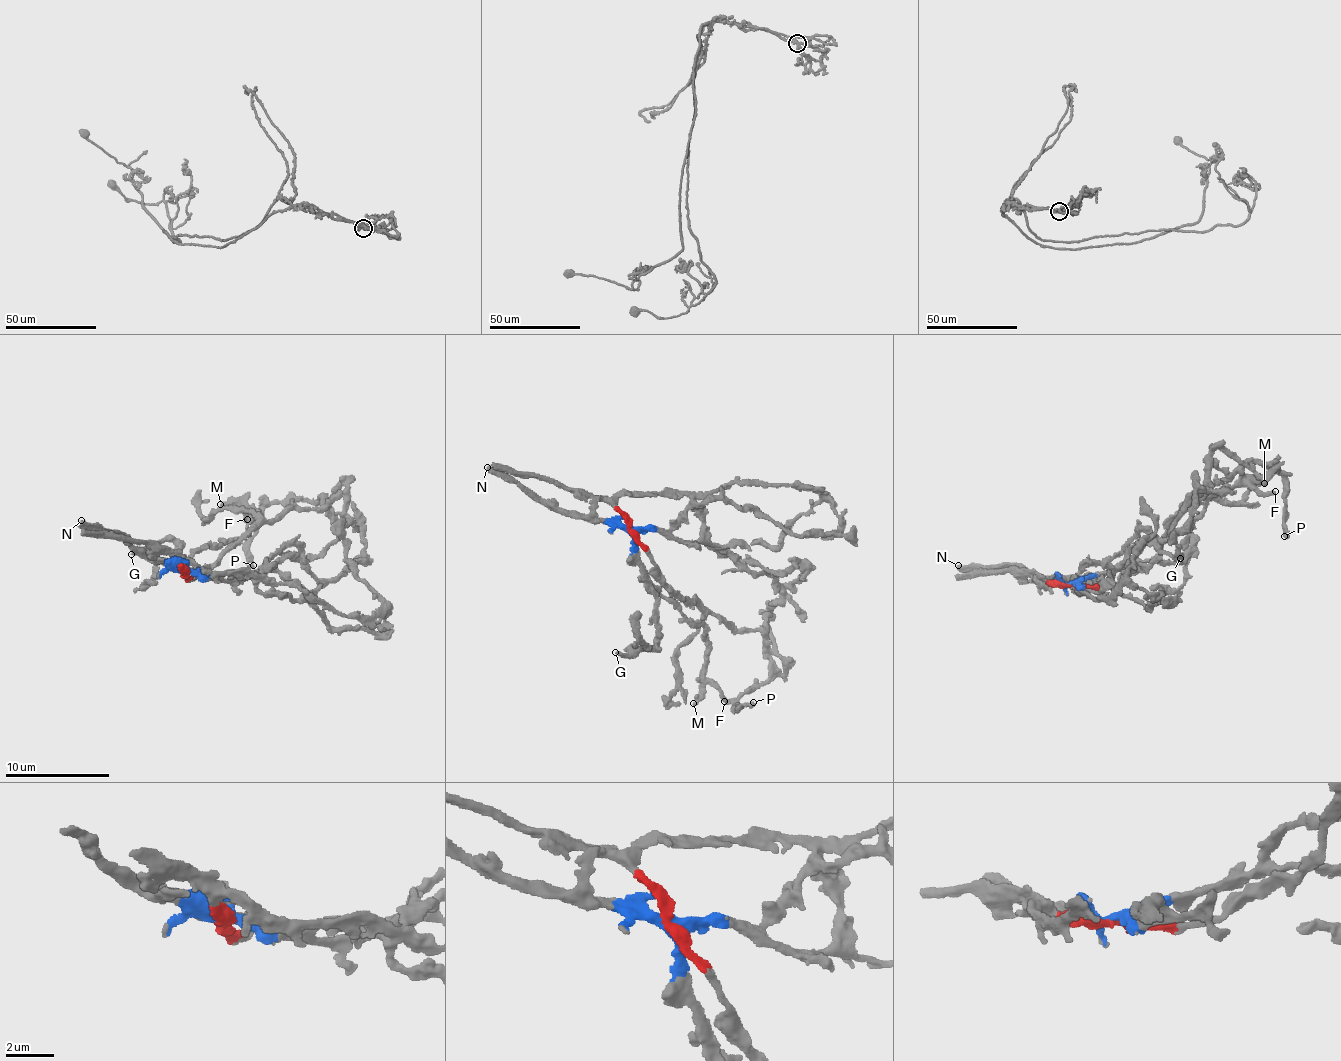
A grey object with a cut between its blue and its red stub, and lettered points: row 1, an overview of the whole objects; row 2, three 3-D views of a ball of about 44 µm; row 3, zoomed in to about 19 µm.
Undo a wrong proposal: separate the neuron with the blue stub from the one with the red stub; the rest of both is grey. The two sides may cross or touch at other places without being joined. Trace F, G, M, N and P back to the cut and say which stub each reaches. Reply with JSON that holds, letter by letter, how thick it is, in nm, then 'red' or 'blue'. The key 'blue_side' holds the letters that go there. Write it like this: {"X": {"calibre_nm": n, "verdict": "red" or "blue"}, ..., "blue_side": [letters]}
{"F": {"calibre_nm": 280, "verdict": "blue"}, "G": {"calibre_nm": 260, "verdict": "blue"}, "M": {"calibre_nm": 360, "verdict": "blue"}, "N": {"calibre_nm": 400, "verdict": "blue"}, "P": {"calibre_nm": 360, "verdict": "red"}, "blue_side": ["F", "G", "M", "N"]}

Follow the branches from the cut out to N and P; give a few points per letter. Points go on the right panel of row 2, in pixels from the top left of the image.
N: (1072, 583), (1063, 586), (1056, 581), (1042, 582), (1011, 567), (971, 572), (957, 565)
P: (1072, 585), (1112, 584), (1149, 563), (1176, 516), (1245, 464), (1277, 469), (1284, 536)

